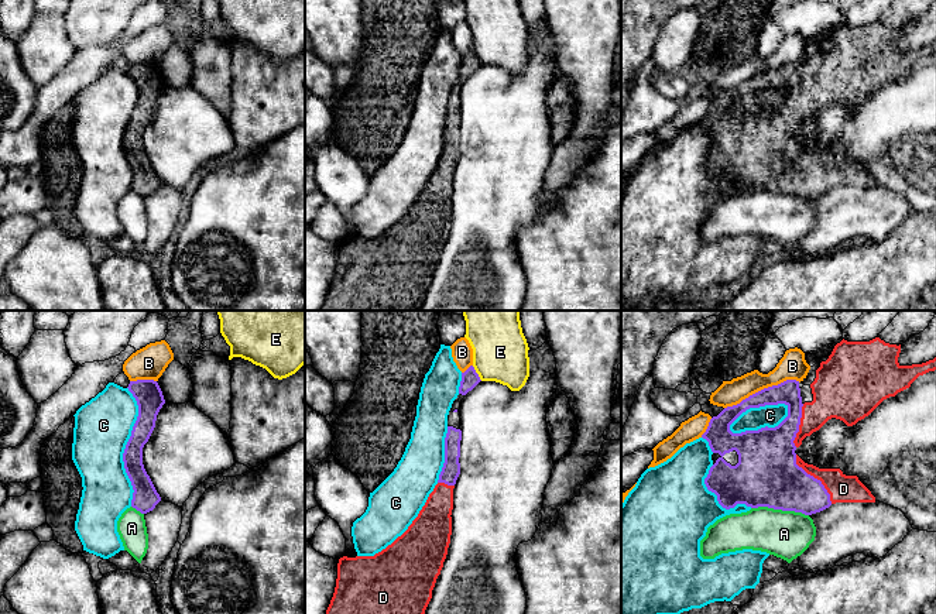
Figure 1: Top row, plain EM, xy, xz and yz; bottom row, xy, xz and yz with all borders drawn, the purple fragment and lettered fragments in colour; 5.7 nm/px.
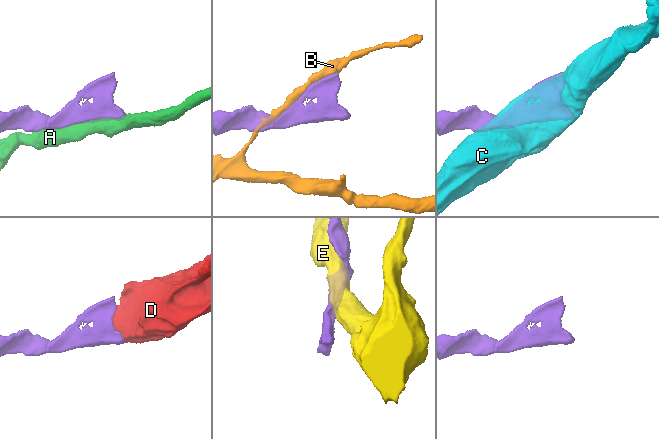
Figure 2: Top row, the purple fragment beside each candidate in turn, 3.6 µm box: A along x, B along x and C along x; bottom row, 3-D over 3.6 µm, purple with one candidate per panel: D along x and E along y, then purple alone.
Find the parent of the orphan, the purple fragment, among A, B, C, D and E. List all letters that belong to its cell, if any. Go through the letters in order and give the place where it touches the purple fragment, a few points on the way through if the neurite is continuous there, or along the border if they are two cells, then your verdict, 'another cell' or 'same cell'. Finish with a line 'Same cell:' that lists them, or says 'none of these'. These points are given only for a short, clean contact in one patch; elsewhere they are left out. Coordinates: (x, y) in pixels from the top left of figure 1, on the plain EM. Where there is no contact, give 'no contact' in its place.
A: yz (780, 192) | another cell
B: yz (761, 74) | another cell
C: yz (757, 91) | another cell
D: yz (813, 161) | same cell
E: xz (476, 57) | another cell
Same cell: D

